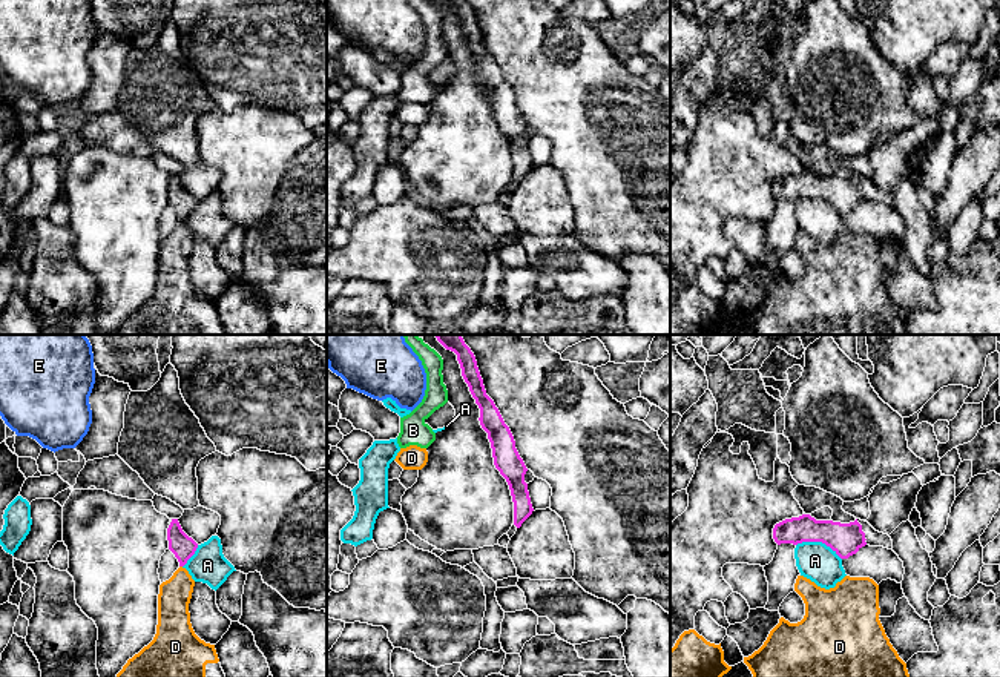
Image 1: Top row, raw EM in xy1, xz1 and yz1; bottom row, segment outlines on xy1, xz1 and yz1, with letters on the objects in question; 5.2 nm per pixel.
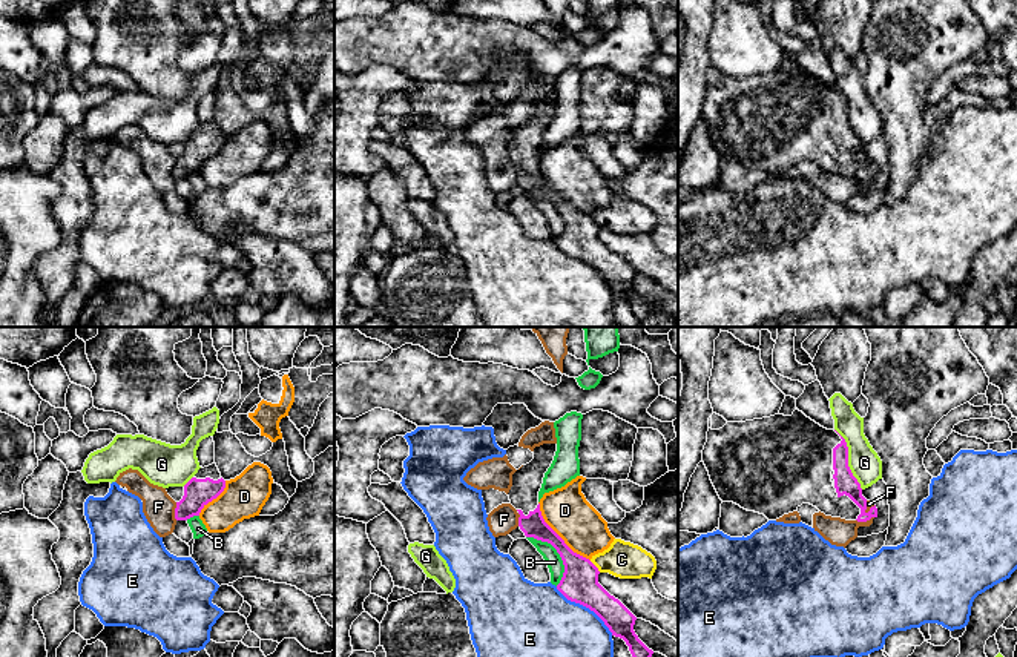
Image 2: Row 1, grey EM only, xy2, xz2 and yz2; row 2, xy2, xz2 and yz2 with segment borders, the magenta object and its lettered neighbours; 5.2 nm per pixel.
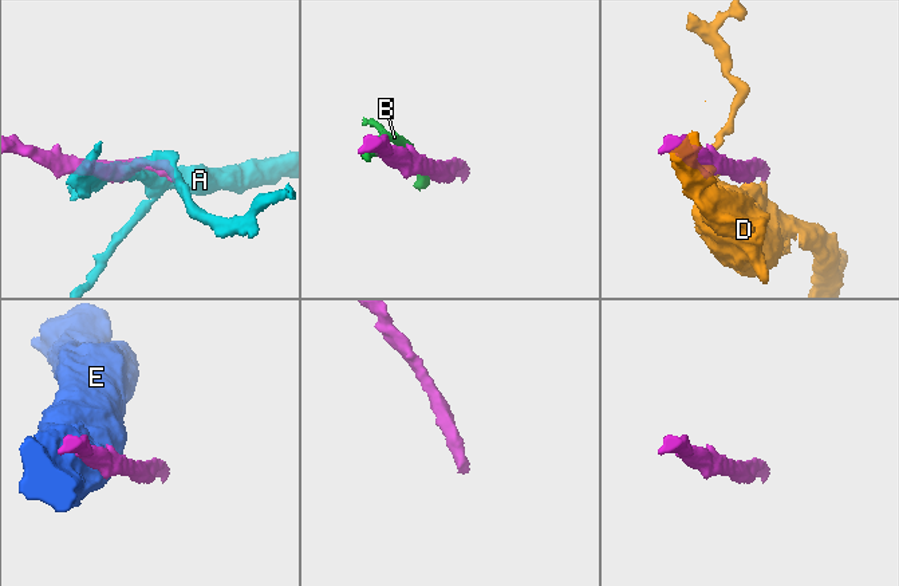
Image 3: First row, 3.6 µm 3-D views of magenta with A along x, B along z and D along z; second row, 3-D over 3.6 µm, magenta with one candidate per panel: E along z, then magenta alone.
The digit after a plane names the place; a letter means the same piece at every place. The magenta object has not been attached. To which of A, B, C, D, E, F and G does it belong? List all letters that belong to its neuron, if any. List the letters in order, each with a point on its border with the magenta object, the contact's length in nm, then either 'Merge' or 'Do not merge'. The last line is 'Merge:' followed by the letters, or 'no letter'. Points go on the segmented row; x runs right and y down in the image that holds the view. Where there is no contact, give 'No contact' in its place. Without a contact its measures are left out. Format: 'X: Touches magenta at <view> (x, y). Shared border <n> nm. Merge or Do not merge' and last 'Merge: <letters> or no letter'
A: Touches magenta at yz1 (819, 541). Shared border 260 nm. Do not merge
B: Touches magenta at xz2 (557, 551). Shared border 300 nm. Do not merge
C: Touches magenta at xz2 (595, 567). Shared border 90 nm. Do not merge
D: Touches magenta at xz2 (557, 534). Shared border 420 nm. Do not merge
E: Touches magenta at xz2 (586, 607). Shared border 400 nm. Do not merge
F: Touches magenta at xy2 (175, 511). Shared border 100 nm. Do not merge
G: Touches magenta at yz2 (847, 459). Shared border 360 nm. Do not merge
Merge: no letter

